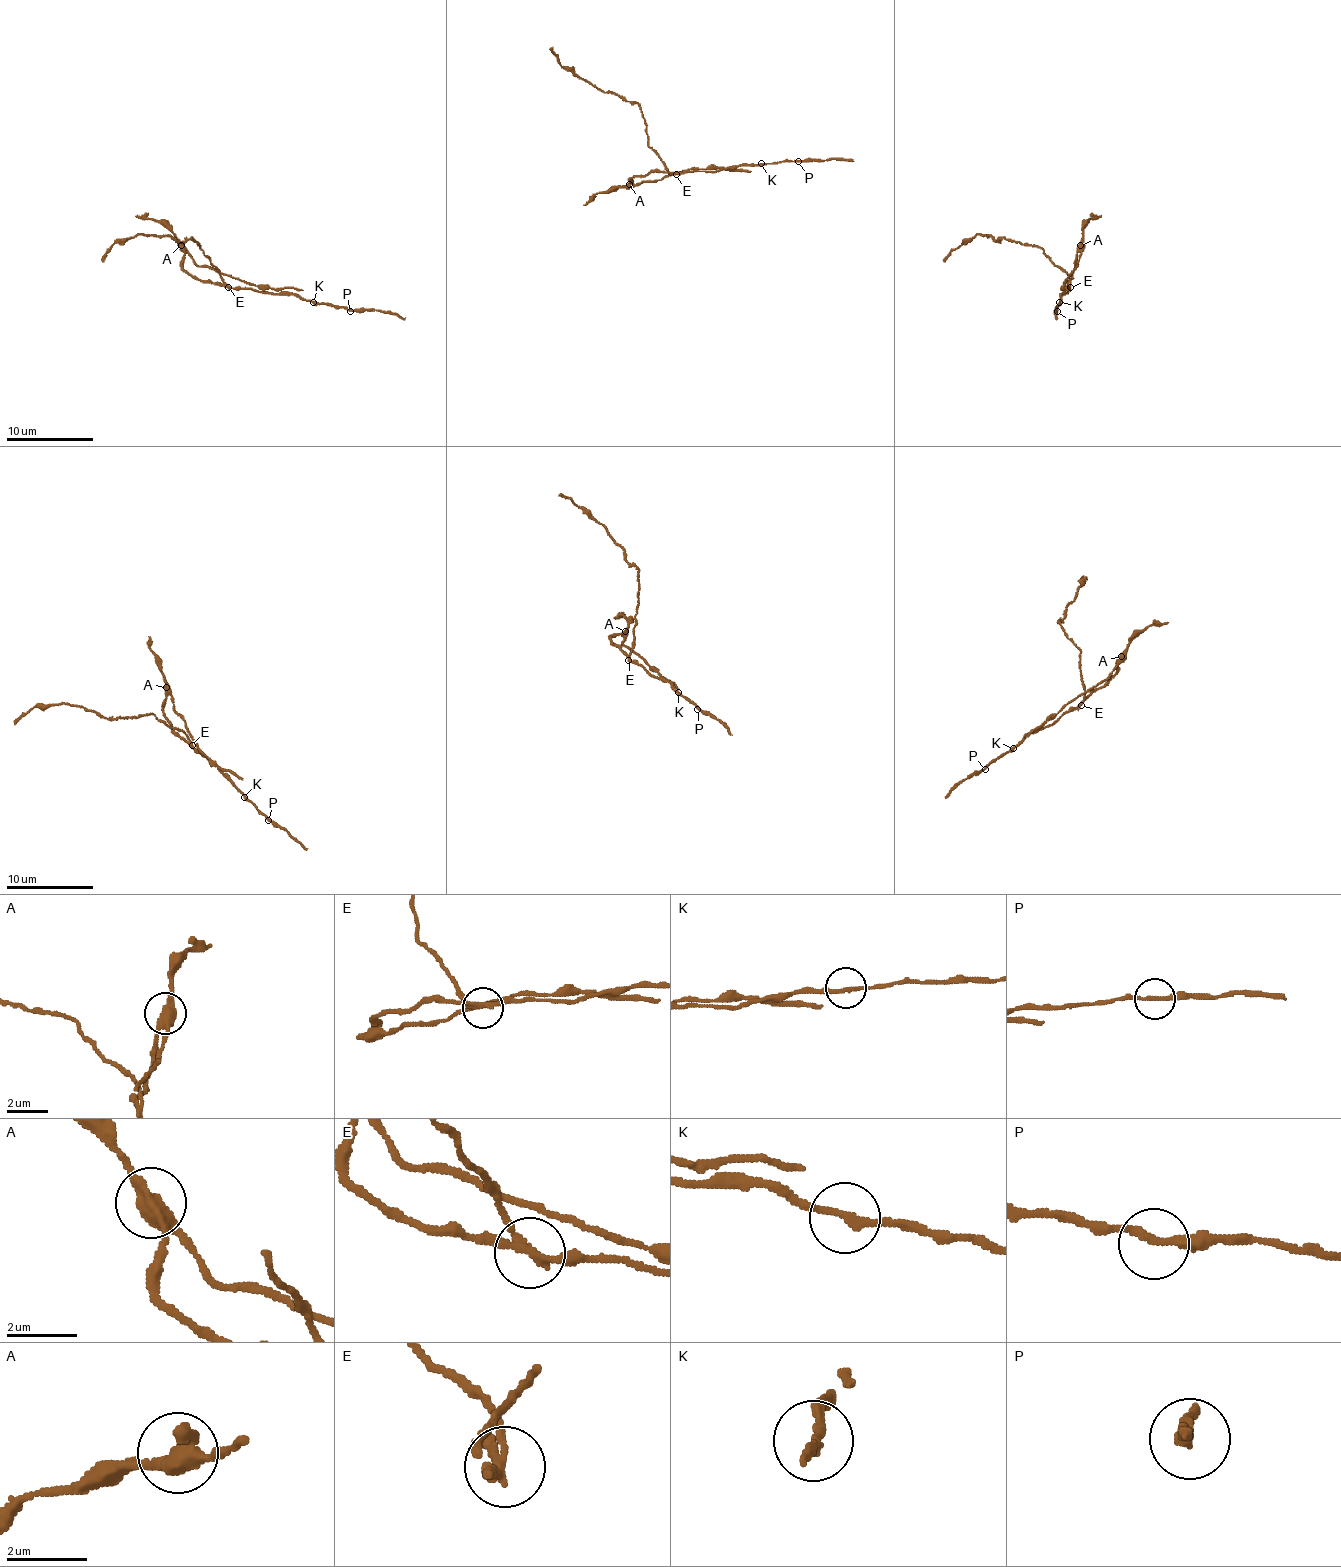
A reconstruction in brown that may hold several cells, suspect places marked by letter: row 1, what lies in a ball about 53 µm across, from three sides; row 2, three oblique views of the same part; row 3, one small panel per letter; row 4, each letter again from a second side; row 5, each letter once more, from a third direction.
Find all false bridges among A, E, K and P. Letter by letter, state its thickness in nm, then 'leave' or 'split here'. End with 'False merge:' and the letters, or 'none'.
A: 380 nm | split here
E: 190 nm | split here
K: 190 nm | leave
P: 190 nm | leave
False merge: A, E

